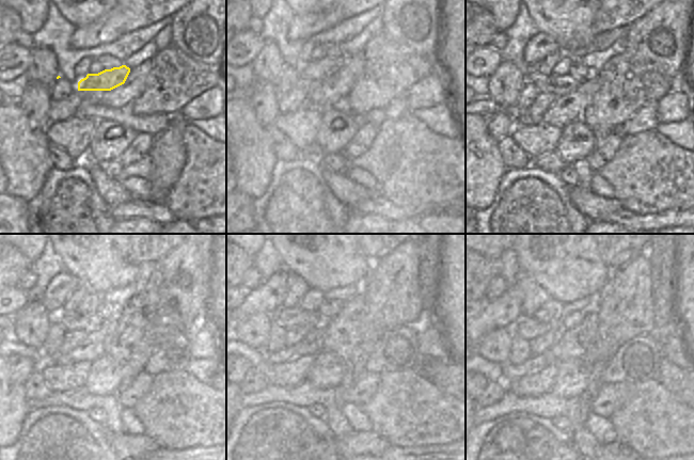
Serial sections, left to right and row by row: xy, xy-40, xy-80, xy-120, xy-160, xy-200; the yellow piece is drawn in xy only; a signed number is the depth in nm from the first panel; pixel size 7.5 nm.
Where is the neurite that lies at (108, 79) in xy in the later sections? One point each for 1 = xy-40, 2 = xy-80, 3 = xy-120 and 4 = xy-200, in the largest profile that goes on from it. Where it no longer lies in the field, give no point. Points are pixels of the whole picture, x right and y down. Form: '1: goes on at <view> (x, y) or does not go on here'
1: goes on at xy-40 (318, 85)
2: goes on at xy-80 (558, 85)
3: goes on at xy-120 (67, 320)
4: goes on at xy-200 (527, 318)

